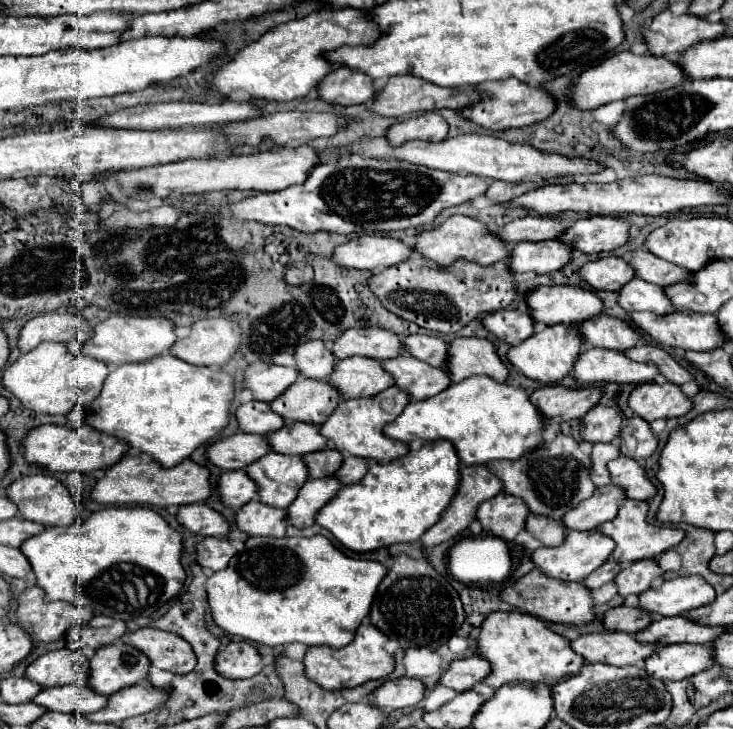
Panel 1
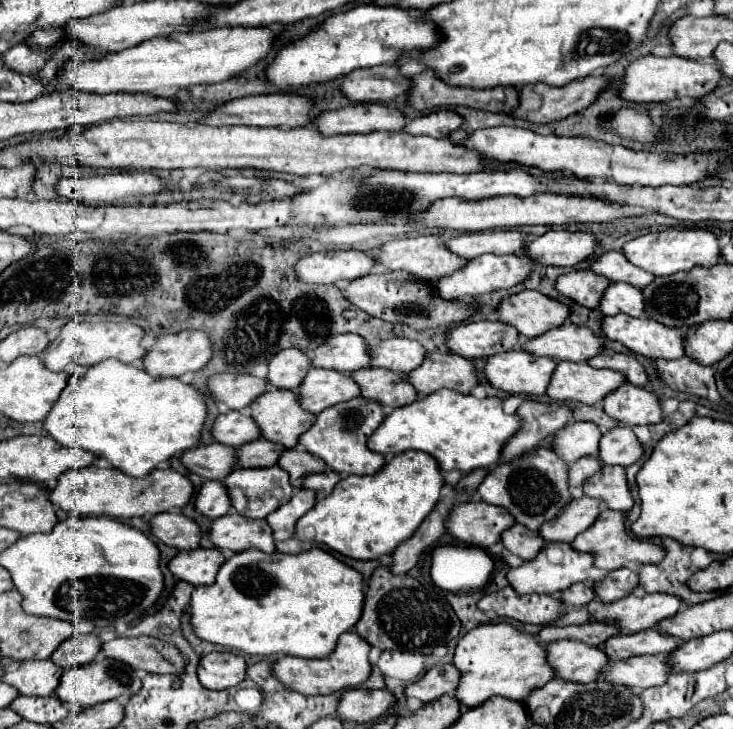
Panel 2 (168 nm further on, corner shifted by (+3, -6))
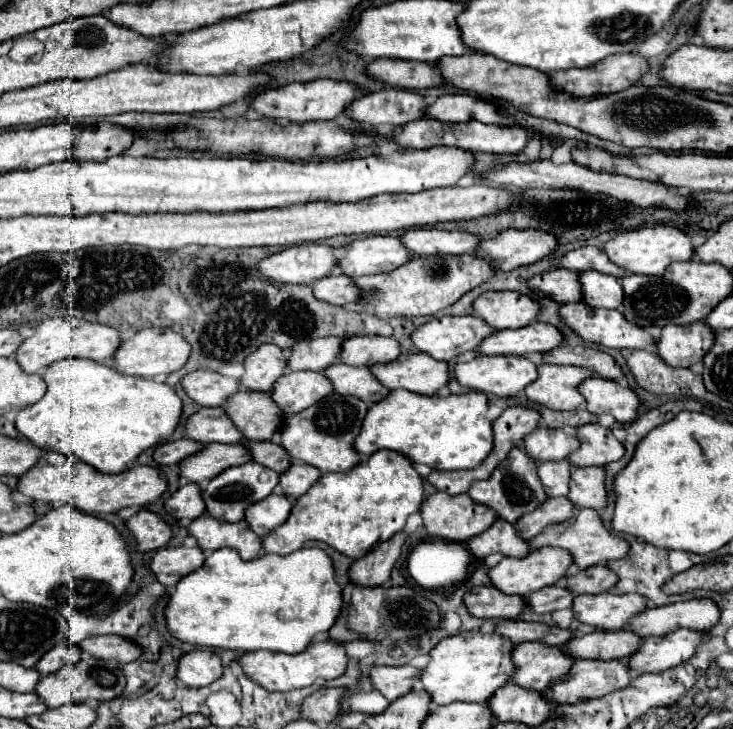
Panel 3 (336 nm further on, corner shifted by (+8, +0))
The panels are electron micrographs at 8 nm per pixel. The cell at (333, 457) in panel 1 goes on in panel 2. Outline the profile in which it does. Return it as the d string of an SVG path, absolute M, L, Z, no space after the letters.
M298 448L286 450L282 454L282 460L278 460L278 466L282 466L290 474L290 482L294 484L294 488L300 488L306 476L326 470L326 464L320 458L312 456L310 452L300 452Z

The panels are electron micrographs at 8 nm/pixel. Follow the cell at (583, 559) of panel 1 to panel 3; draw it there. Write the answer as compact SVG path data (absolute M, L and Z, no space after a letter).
M541 548L541 550L533 550L529 552L525 558L503 558L495 568L491 568L487 572L491 584L501 590L503 594L517 594L517 596L527 596L531 592L537 592L545 586L553 586L557 580L561 580L569 566L573 564L571 554L567 550L559 550L559 548Z

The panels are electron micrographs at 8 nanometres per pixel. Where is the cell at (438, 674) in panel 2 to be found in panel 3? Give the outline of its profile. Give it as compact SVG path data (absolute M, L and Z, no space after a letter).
M373 666L369 672L373 690L381 692L389 702L397 700L405 690L411 690L419 678L419 670L413 666Z

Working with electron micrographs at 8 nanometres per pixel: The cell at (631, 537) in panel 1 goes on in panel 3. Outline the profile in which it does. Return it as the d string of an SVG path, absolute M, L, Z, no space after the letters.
M577 510L577 520L573 514L569 520L561 522L561 524L551 524L529 542L529 548L533 548L533 550L543 548L543 546L559 546L563 550L569 550L573 556L573 564L581 570L589 568L593 564L599 564L599 562L623 558L627 554L627 542L609 534L595 510Z

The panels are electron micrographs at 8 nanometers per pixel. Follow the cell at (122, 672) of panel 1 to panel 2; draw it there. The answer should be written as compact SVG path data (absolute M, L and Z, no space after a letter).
M98 658L90 664L72 668L68 672L64 672L64 676L60 678L60 686L56 688L56 694L60 696L60 700L68 702L68 704L82 704L84 708L106 702L106 700L116 700L122 694L136 694L142 686L142 680L136 676L134 668L130 668L124 662L118 660L110 660L110 658Z

